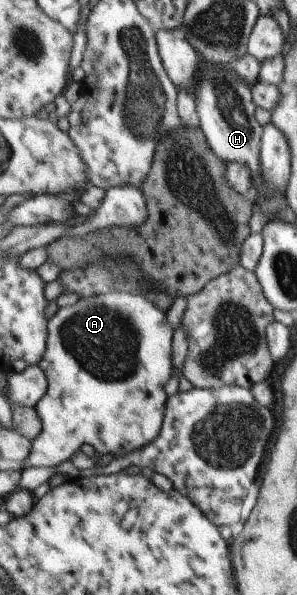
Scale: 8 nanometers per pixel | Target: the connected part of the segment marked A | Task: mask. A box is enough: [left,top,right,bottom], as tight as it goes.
[25,290,176,468]

